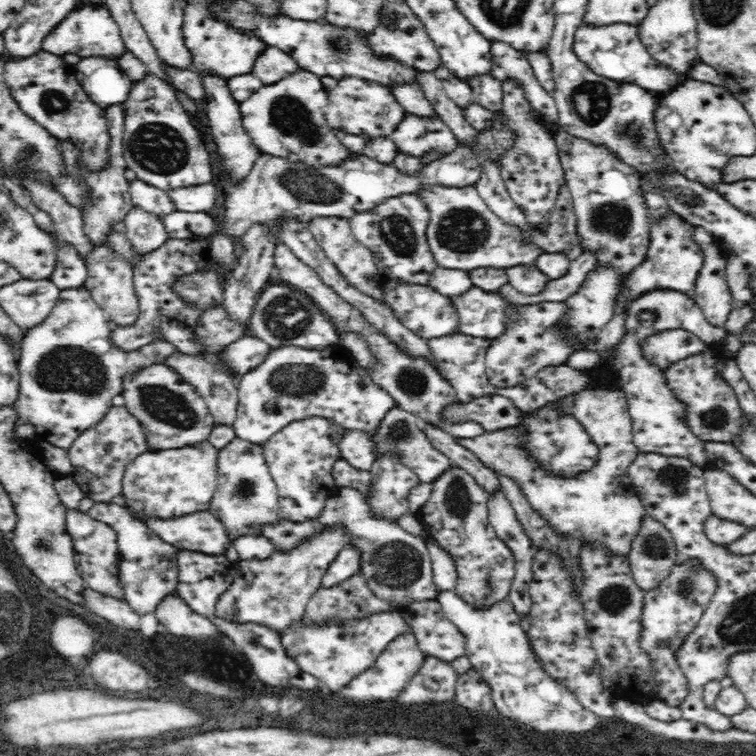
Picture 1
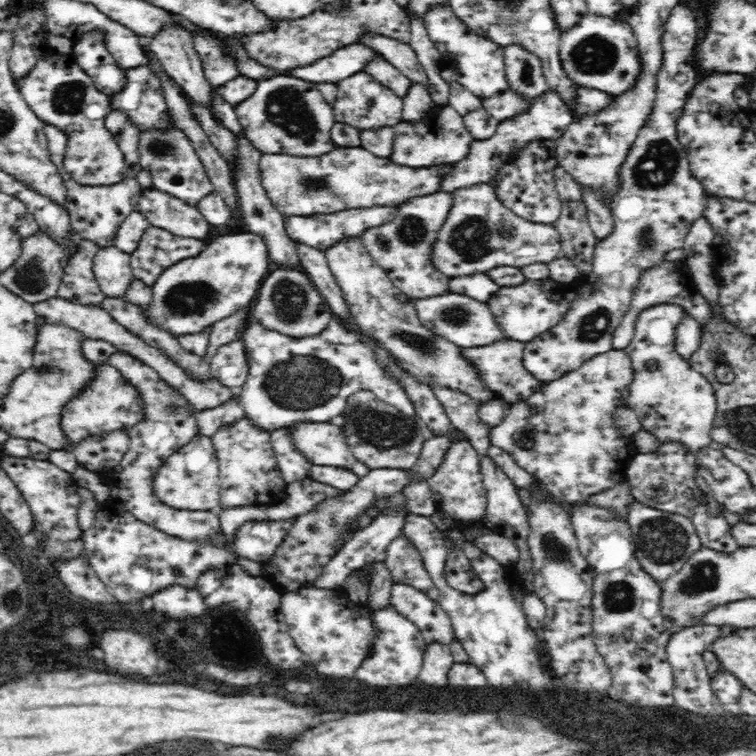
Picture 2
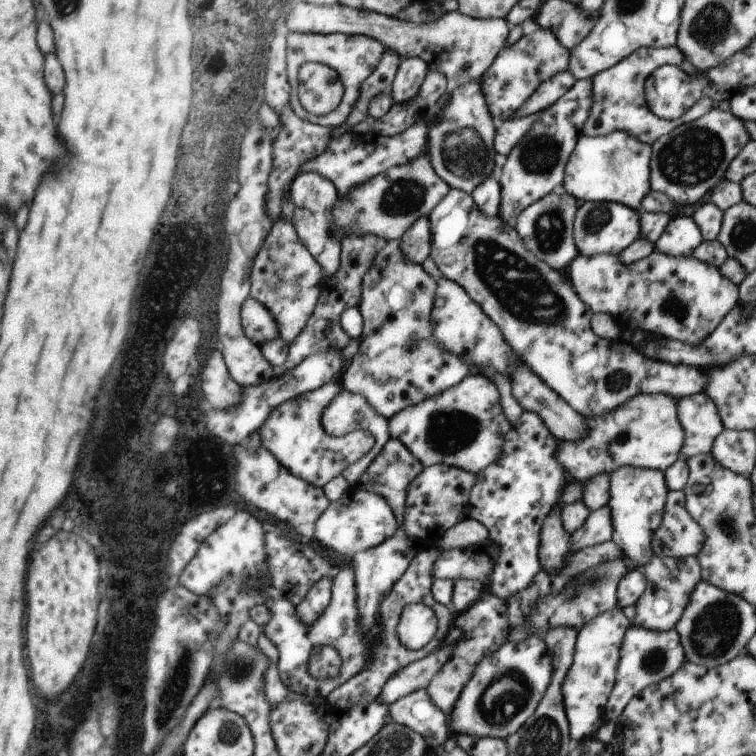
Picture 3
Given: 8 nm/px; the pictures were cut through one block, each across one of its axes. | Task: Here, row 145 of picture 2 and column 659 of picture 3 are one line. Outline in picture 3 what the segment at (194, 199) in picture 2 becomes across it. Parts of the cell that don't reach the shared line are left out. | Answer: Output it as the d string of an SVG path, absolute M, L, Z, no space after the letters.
M719 108L709 110L699 120L677 126L651 144L651 192L667 194L677 204L695 204L705 196L705 192L715 188L715 184L721 184L729 164L745 144L749 144L749 140L751 136L743 120Z

